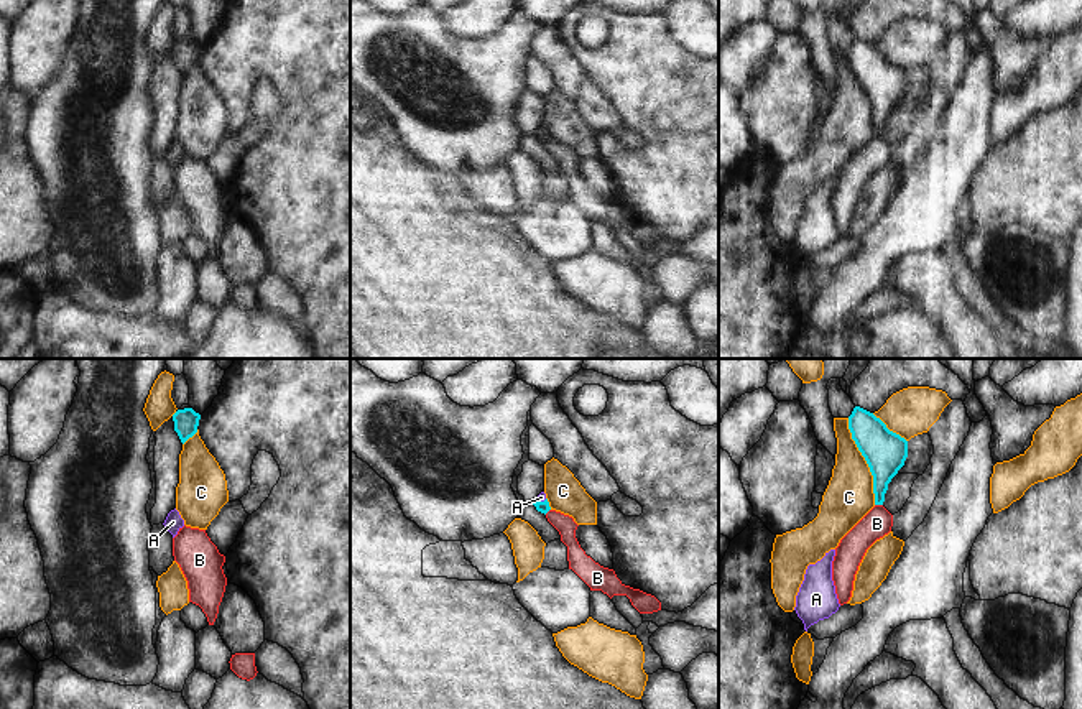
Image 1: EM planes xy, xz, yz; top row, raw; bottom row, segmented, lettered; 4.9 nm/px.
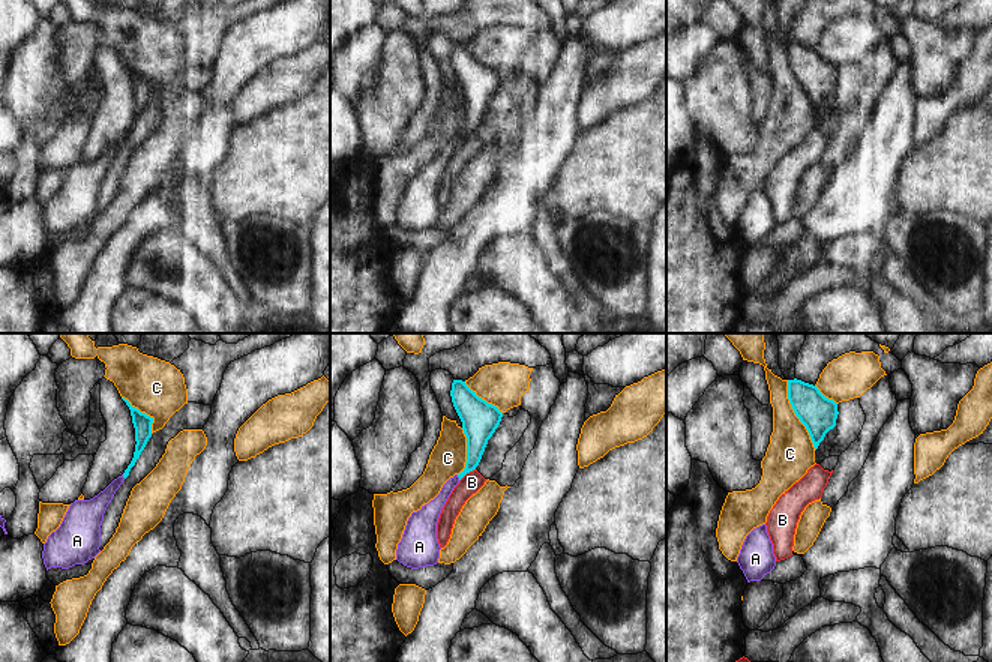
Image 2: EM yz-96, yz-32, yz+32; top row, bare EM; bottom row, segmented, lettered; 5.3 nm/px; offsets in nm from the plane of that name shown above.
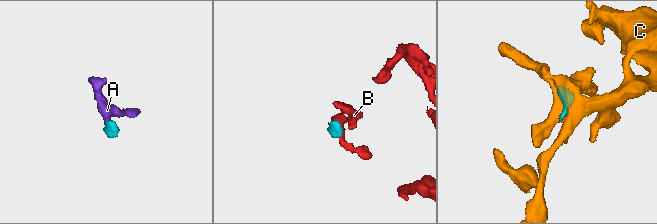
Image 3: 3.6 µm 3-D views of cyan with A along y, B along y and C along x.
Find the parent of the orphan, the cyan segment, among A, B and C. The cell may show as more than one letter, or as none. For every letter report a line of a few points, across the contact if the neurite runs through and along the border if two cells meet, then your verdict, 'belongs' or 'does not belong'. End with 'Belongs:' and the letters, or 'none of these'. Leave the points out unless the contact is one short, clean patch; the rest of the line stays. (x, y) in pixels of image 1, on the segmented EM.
A: line xz (543, 507), (541, 502), (541, 497); belongs
B: line yz (875, 504), (882, 505); does not belong
C: does not belong
Belongs: A

